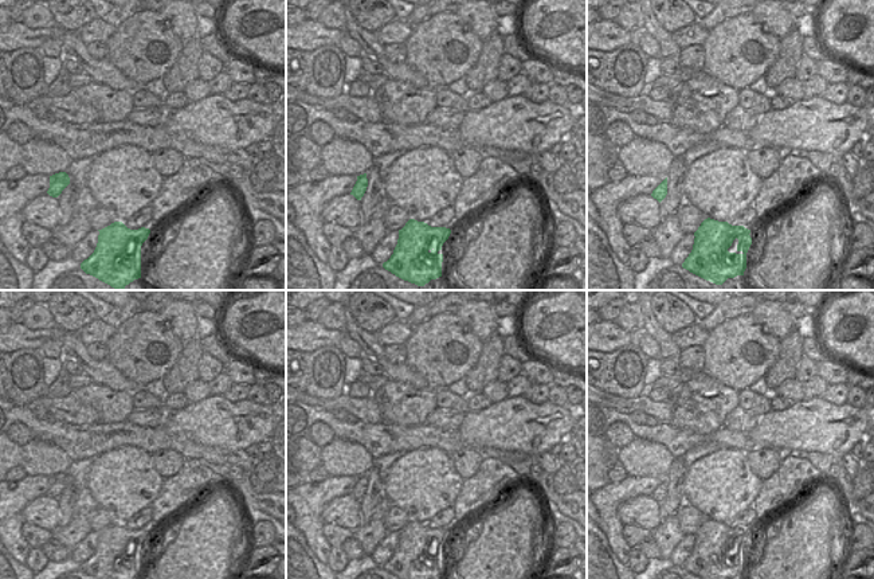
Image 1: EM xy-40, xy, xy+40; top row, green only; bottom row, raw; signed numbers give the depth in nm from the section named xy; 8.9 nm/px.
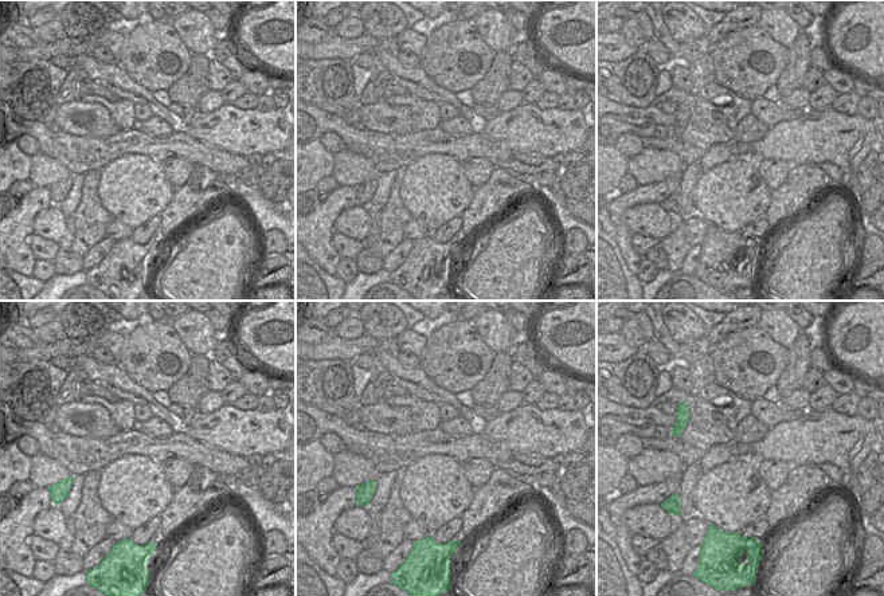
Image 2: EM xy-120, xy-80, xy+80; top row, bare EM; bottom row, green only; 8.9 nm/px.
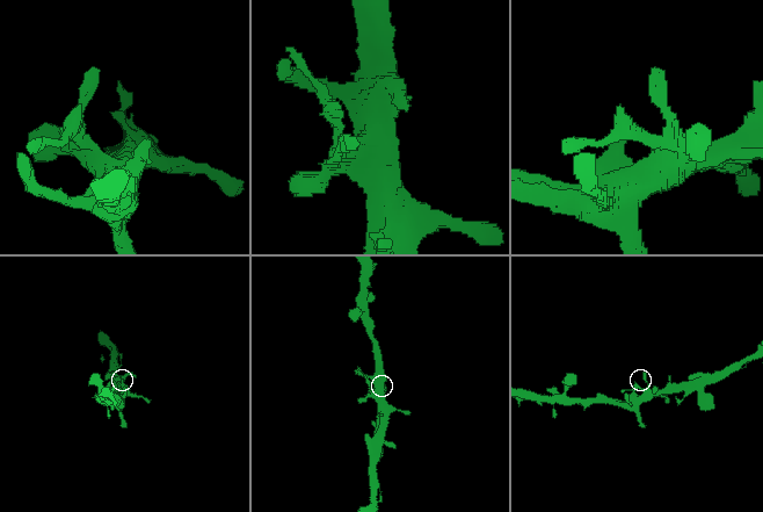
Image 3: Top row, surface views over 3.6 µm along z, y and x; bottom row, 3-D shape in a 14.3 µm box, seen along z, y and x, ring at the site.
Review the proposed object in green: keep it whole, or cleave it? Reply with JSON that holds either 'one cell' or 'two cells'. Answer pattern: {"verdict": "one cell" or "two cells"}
{"verdict": "one cell"}

